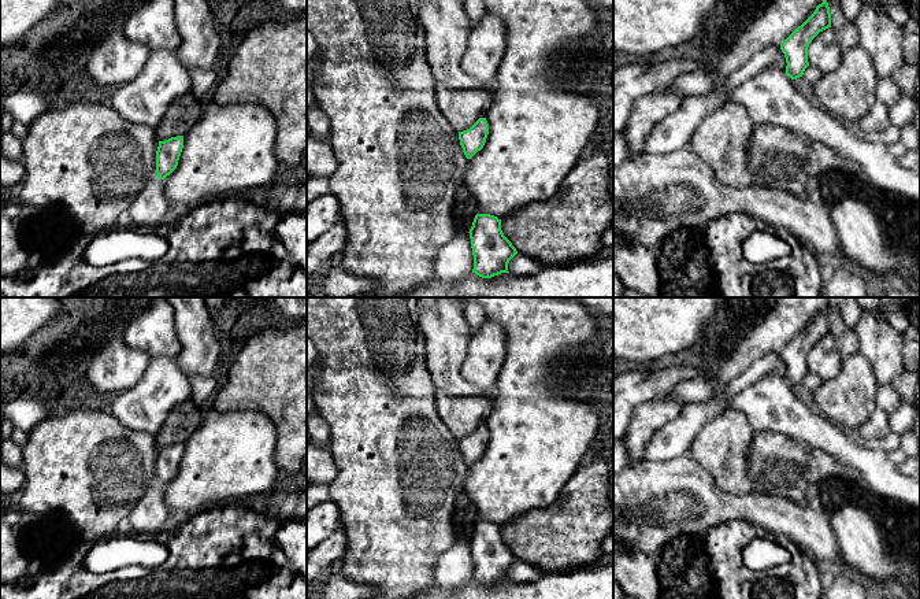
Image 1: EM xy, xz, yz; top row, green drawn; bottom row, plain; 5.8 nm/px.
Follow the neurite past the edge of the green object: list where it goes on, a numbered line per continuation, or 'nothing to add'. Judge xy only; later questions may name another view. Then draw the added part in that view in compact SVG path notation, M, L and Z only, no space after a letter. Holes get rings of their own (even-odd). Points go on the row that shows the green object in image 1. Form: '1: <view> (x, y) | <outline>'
1: xy (148, 209) | M155 175L133 200L129 214L134 226L155 228L163 223L170 207L163 181Z

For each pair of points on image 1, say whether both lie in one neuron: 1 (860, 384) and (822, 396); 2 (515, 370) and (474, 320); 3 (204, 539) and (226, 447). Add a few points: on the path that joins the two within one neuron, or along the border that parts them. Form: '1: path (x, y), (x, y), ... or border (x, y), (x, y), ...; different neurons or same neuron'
1: path (850, 394), (848, 396), (831, 396); same neuron
2: border (483, 311), (486, 317); different neurons
3: border (237, 500), (215, 505), (188, 517); different neurons

